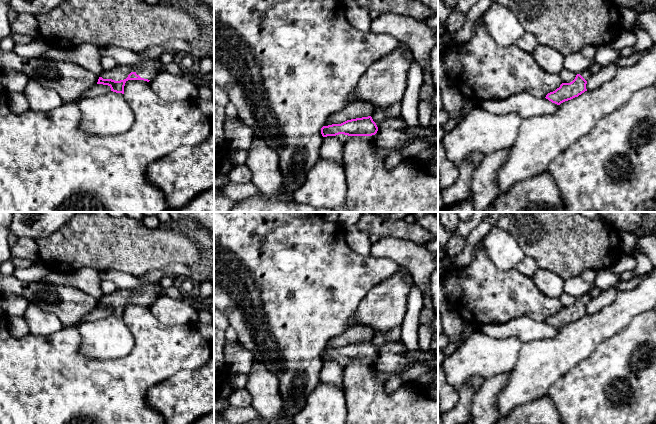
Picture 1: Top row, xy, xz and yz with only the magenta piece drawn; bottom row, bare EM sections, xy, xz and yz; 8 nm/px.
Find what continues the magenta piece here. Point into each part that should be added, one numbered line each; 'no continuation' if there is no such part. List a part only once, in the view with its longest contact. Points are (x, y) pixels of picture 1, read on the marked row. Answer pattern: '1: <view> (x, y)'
1: xy (146, 71)

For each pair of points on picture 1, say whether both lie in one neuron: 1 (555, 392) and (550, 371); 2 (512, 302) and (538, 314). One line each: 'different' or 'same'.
1: different
2: same

